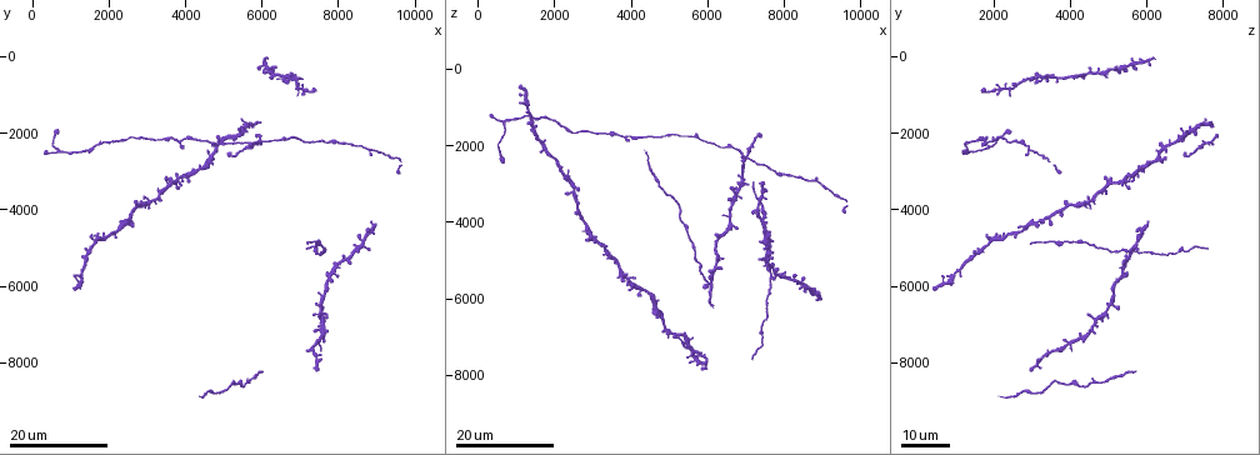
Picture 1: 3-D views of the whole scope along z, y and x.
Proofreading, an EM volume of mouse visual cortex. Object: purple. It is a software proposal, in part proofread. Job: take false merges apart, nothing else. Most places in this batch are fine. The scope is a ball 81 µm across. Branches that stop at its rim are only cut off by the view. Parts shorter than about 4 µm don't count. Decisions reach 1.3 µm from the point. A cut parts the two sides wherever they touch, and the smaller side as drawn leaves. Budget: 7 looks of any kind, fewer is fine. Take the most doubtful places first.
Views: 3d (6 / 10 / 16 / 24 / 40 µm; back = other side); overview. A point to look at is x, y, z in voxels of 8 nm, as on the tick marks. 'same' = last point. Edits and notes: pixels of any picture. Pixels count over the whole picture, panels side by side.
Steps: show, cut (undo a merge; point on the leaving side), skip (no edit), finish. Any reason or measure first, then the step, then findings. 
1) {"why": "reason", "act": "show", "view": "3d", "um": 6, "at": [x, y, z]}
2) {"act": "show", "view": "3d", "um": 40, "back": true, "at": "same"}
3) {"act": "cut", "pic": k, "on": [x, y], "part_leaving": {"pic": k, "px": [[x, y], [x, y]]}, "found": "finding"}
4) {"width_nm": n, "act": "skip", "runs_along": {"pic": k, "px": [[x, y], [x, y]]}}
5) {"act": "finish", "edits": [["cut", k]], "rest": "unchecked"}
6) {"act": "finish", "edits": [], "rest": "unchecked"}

{"act": "show", "view": "3d", "um": 24, "at": [7250, 7650, 3650]}

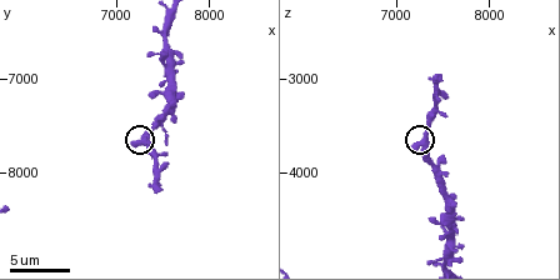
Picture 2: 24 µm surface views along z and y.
{"why": "closer look", "act": "show", "view": "3d", "um": 10, "at": [7250, 7700, 3700]}

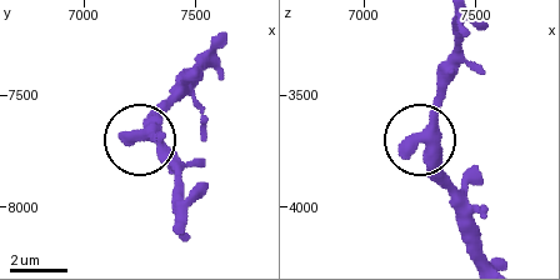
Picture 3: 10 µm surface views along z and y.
{"width_nm": 470, "act": "skip", "runs_along": {"pic": 3, "px": [[475, 254], [466, 203], [420, 139], [440, 76]]}, "found": "one cell here"}

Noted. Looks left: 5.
{"act": "show", "view": "3d", "um": 16, "at": [5500, 2000, 6950]}

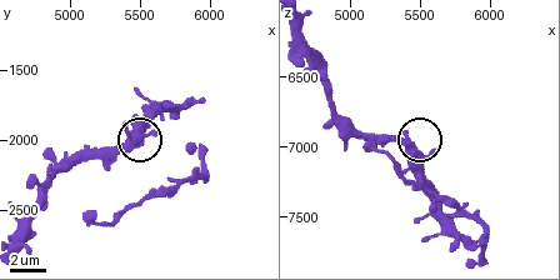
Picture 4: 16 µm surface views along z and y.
{"why": "closer look", "act": "show", "view": "3d", "um": 10, "at": [5400, 1980, 6940]}

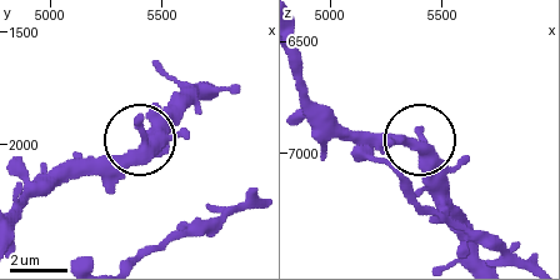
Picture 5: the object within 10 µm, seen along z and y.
{"why": "other side", "act": "show", "view": "3d", "um": 10, "back": true, "at": "same"}

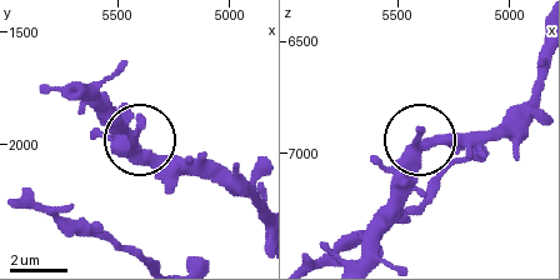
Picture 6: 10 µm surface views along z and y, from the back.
{"act": "skip", "found": "all the same cell"}

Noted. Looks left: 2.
{"why": "side arm on a straight run", "act": "show", "view": "3d", "um": 24, "at": [6800, 500, 3100]}

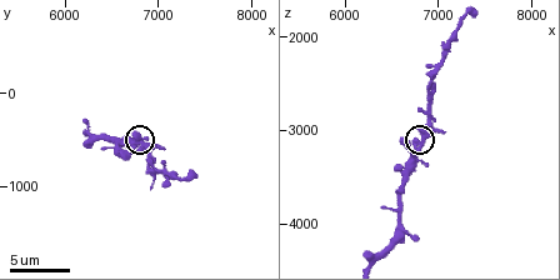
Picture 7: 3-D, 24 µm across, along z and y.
{"act": "show", "view": "3d", "um": 10, "at": "same"}

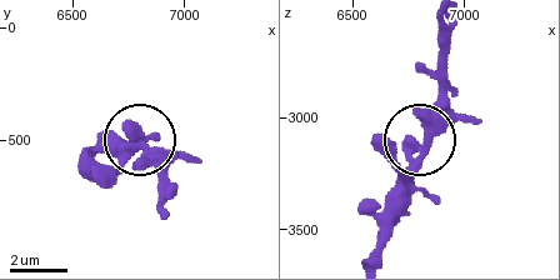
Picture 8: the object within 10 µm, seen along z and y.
{"arms": 3, "act": "skip", "found": "continuous, no second cell"}

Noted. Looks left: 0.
{"act": "finish", "edits": [], "rest": "unchecked"}

